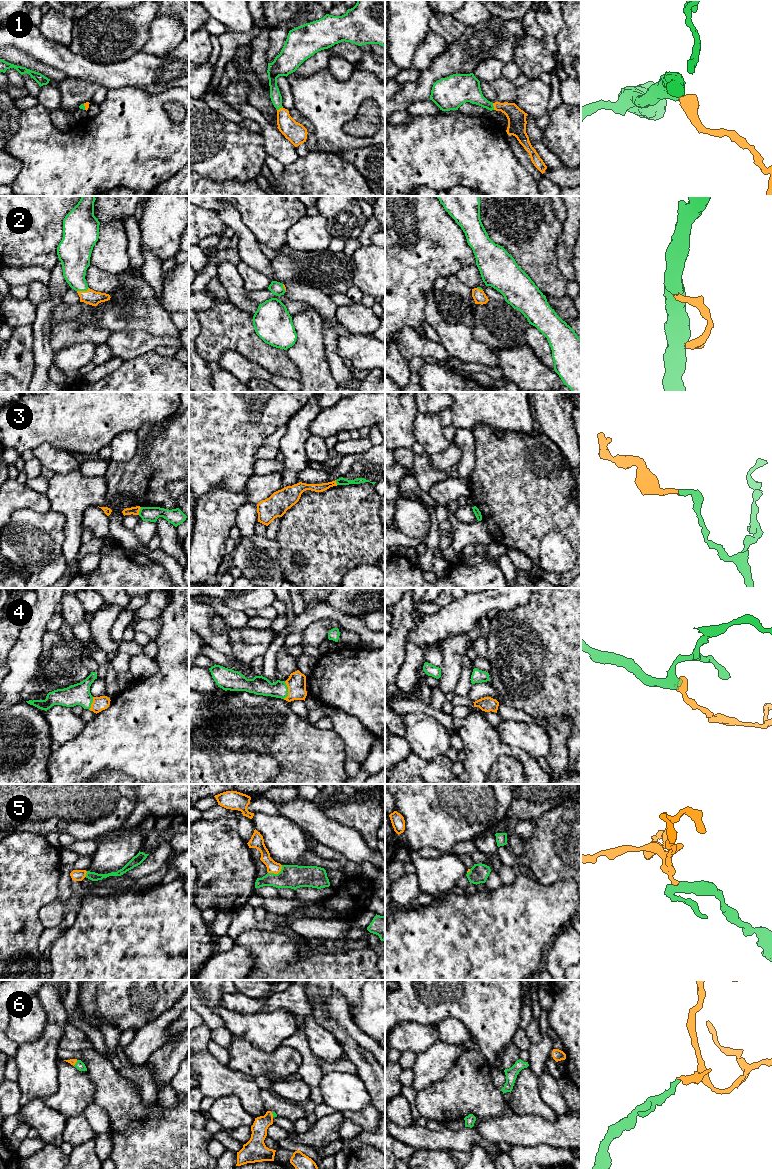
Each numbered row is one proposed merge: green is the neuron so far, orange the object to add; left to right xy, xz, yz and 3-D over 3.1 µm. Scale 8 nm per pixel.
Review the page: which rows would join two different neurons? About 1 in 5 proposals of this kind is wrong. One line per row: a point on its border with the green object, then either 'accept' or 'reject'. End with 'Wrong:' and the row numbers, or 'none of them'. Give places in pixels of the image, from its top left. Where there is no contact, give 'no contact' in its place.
1: yz (493, 106) | accept
2: xy (83, 290) | accept
3: xy (139, 511) | accept
4: xz (287, 691) | accept
5: xz (276, 874) | accept
6: xy (76, 1063) | accept
Wrong: none of them

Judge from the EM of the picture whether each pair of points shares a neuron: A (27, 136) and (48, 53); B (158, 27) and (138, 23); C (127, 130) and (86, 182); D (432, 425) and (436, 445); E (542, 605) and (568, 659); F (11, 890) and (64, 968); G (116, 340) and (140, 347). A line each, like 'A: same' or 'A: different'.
A: different
B: different
C: same
D: same
E: same
F: different
G: same

